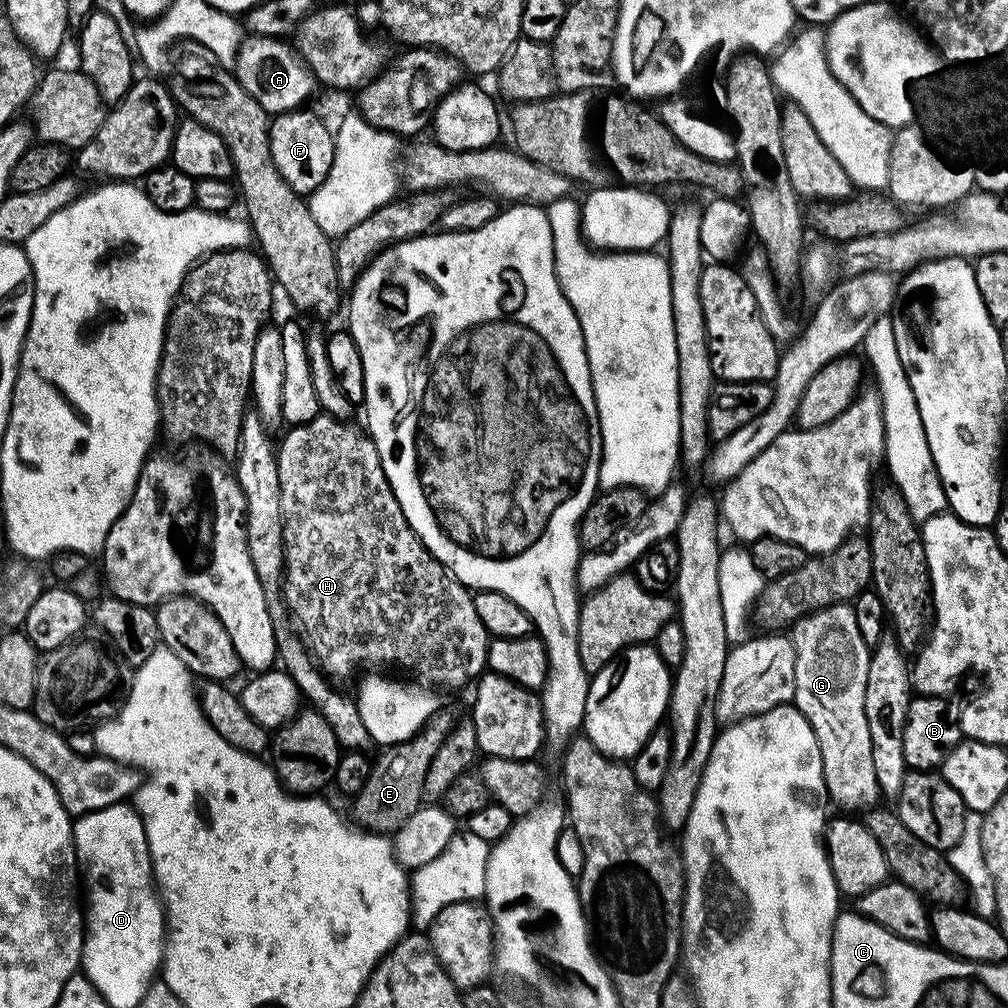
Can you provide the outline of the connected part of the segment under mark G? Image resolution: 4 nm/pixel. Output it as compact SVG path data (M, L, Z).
M851 603L824 608L824 652L812 652L812 620L814 612L801 616L790 628L796 655L794 707L810 722L818 738L829 801L835 807L867 810L882 796L878 774L874 774L874 750L864 705L870 646L858 634Z

